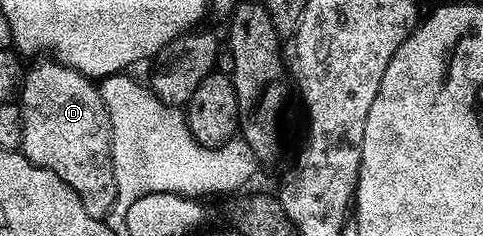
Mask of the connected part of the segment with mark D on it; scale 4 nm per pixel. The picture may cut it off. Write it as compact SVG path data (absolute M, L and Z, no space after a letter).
M44 59L41 65L36 65L27 70L24 74L24 85L20 88L20 96L18 98L18 108L20 111L20 143L22 152L38 167L42 167L46 171L54 171L54 175L58 175L58 179L62 179L62 183L66 183L78 195L78 199L82 199L82 207L86 207L86 215L94 215L95 217L107 218L109 211L114 207L114 199L116 198L116 184L114 183L114 167L112 166L112 128L110 127L110 119L106 107L100 98L99 88L89 78L83 77L76 69L70 69L65 65L59 64L51 59Z

